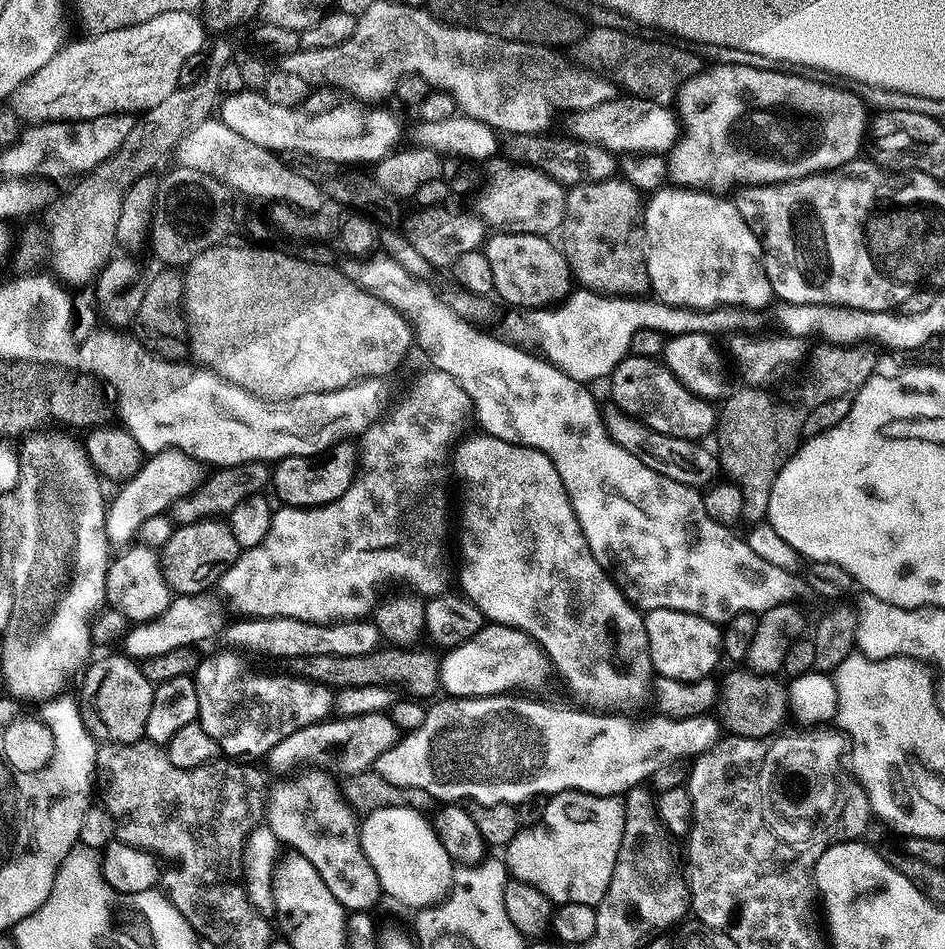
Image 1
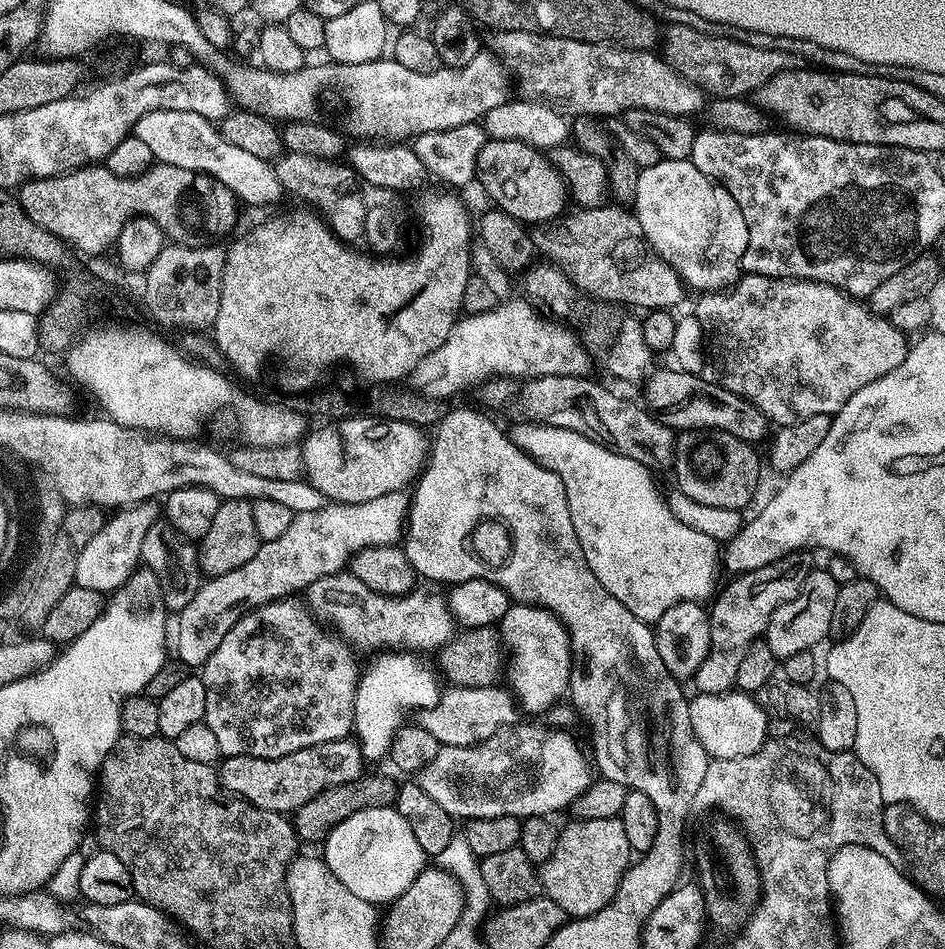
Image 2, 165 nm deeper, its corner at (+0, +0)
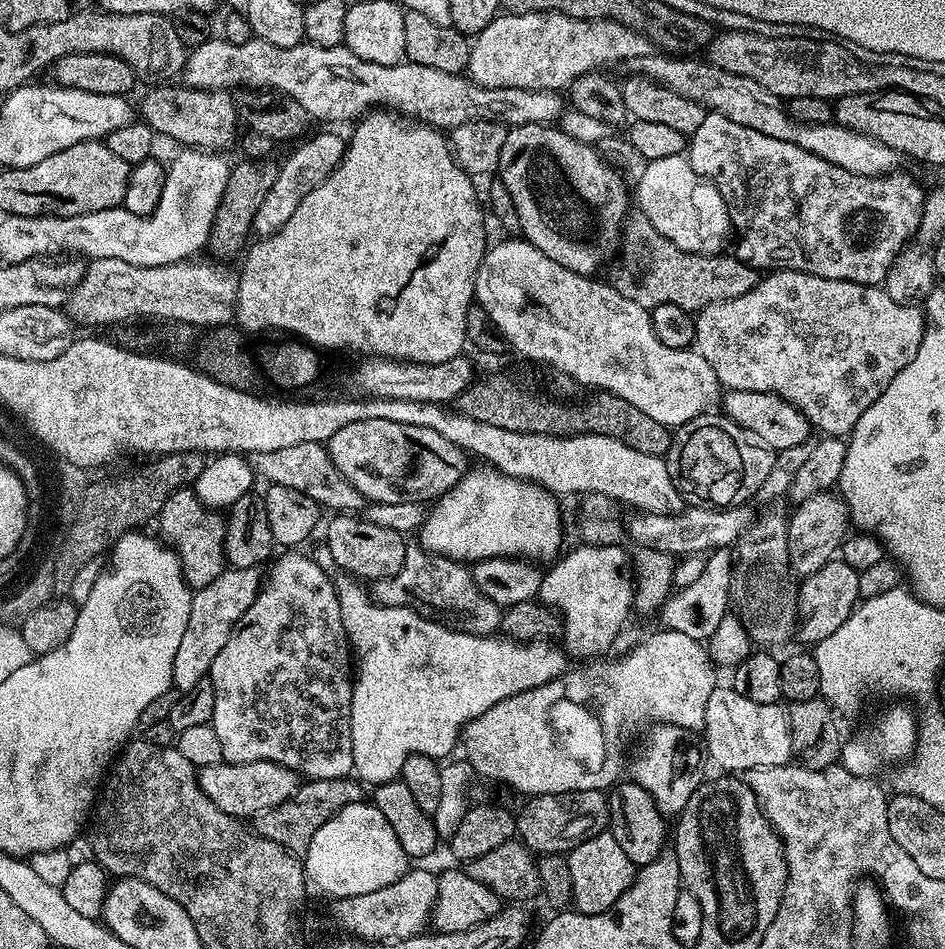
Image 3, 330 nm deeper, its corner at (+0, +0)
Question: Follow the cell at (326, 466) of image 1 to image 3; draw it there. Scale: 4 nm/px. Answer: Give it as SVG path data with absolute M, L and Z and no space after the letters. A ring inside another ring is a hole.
M386 418L350 422L326 442L334 466L373 504L390 502L435 502L446 495L464 477L470 467L469 457L454 442L442 438L438 430L426 426L406 426Z

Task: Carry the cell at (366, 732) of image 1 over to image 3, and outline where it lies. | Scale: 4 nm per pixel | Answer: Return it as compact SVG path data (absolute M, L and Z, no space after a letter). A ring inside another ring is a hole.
M274 762L216 764L199 769L198 775L206 798L210 798L210 802L214 802L218 810L237 818L255 818L286 802L286 798L293 796L302 783L297 772Z

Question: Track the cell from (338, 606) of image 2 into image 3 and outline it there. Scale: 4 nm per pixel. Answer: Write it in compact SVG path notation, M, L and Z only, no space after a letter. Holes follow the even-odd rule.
M409 546L406 562L398 574L385 580L373 580L370 595L378 604L415 608L417 612L443 618L448 627L475 636L491 636L500 632L502 609L486 594L474 586L471 567L467 563L451 560L445 556L434 556L419 546Z

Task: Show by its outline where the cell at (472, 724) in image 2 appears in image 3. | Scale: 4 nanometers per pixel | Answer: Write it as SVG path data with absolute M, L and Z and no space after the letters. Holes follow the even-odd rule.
M659 631L634 645L621 660L593 659L589 668L573 667L557 680L506 698L498 706L490 706L486 714L471 720L462 730L462 748L464 744L463 755L473 773L509 784L514 791L525 792L528 798L566 791L608 790L621 779L626 768L624 735L627 732L655 723L703 729L706 702L718 686L717 669L701 641L686 634Z

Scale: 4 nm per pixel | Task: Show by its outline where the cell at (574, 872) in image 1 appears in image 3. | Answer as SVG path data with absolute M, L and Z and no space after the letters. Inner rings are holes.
M605 830L582 840L581 844L567 853L568 865L570 866L570 879L574 881L572 891L572 904L575 911L582 914L602 914L626 894L628 887L638 871L637 865L626 858L622 846L614 842L611 831Z

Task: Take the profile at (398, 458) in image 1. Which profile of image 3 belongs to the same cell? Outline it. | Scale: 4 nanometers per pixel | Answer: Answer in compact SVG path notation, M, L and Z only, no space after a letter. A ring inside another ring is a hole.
M229 567L210 586L195 589L190 606L190 622L186 622L186 634L182 634L182 642L178 646L178 654L174 654L174 670L172 682L174 688L181 694L189 692L194 685L209 679L212 670L212 659L222 650L224 643L230 638L230 634L236 628L236 624L246 614L246 610L254 602L256 595L262 587L262 572L259 567L239 568Z

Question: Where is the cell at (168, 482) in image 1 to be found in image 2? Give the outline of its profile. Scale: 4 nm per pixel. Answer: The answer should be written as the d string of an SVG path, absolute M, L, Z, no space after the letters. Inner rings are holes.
M155 499L144 500L113 511L112 516L101 523L100 529L82 546L76 559L75 587L98 590L105 594L115 594L132 577L140 564L142 538L146 538L150 526L161 519L162 508Z

